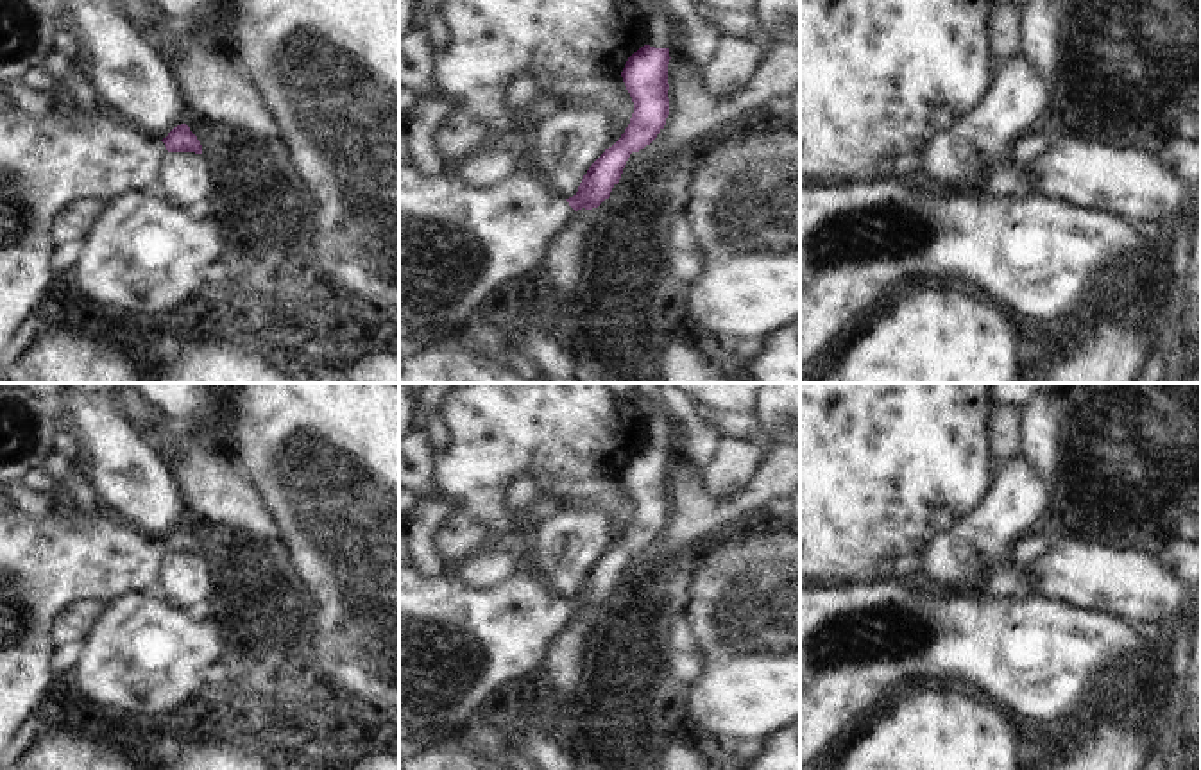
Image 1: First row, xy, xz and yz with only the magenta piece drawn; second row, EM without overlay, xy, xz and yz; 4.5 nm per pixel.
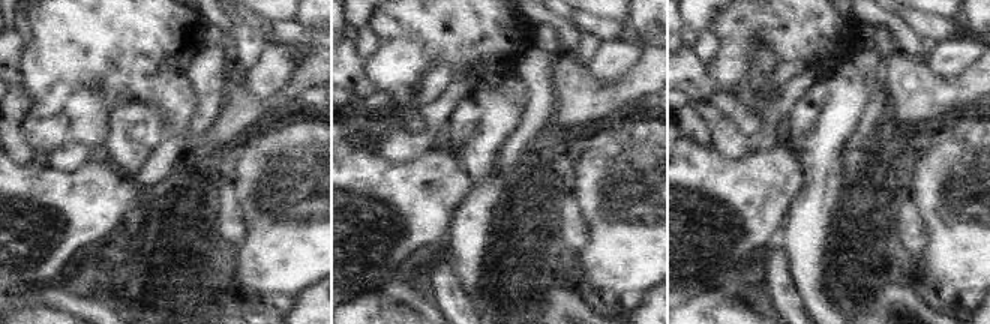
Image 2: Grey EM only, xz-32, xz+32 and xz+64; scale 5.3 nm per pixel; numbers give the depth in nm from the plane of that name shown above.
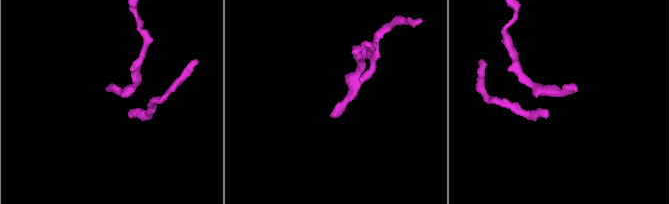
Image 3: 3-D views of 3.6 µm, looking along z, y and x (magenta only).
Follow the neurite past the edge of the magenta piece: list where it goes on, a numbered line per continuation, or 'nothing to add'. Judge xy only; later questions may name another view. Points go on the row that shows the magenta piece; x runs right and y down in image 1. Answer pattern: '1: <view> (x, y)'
1: xy (45, 163)

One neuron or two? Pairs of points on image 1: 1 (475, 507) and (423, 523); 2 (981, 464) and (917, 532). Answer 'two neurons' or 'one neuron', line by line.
1: two neurons
2: one neuron

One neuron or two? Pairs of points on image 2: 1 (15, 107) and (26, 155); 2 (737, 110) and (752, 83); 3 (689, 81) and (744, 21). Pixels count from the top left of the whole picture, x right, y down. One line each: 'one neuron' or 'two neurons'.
1: one neuron
2: two neurons
3: two neurons

